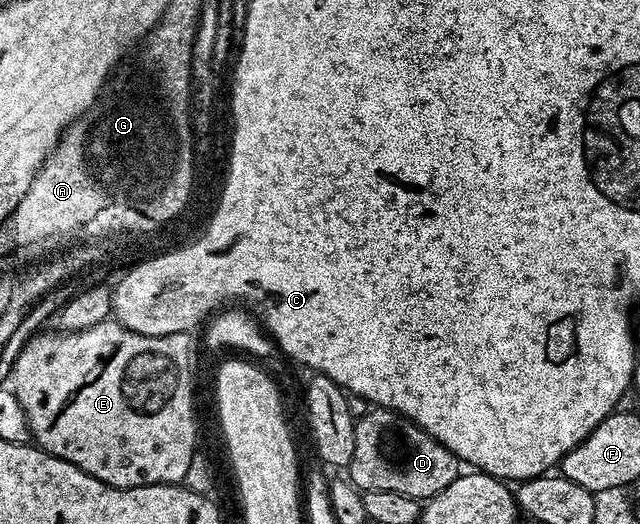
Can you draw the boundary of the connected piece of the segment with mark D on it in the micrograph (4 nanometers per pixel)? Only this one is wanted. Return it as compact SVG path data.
M373 406L355 422L353 431L355 452L347 467L347 478L362 492L399 492L407 500L428 500L457 479L457 457L442 442L432 438L422 426L417 426L411 419L393 410Z

